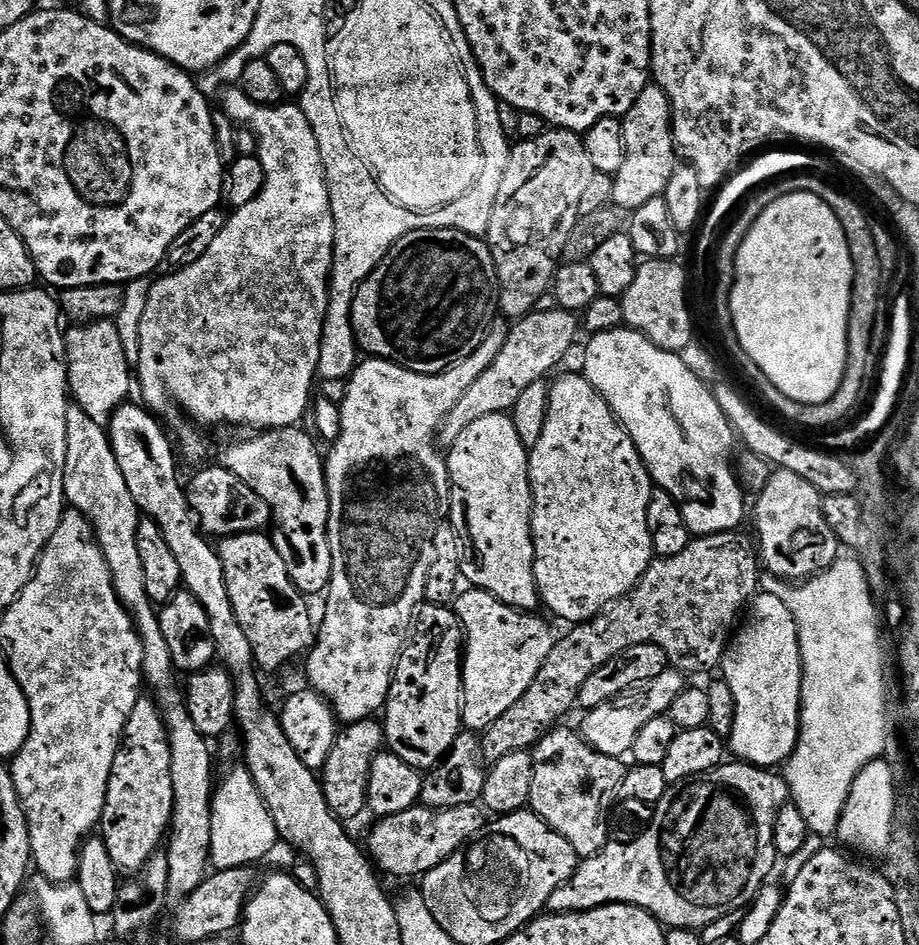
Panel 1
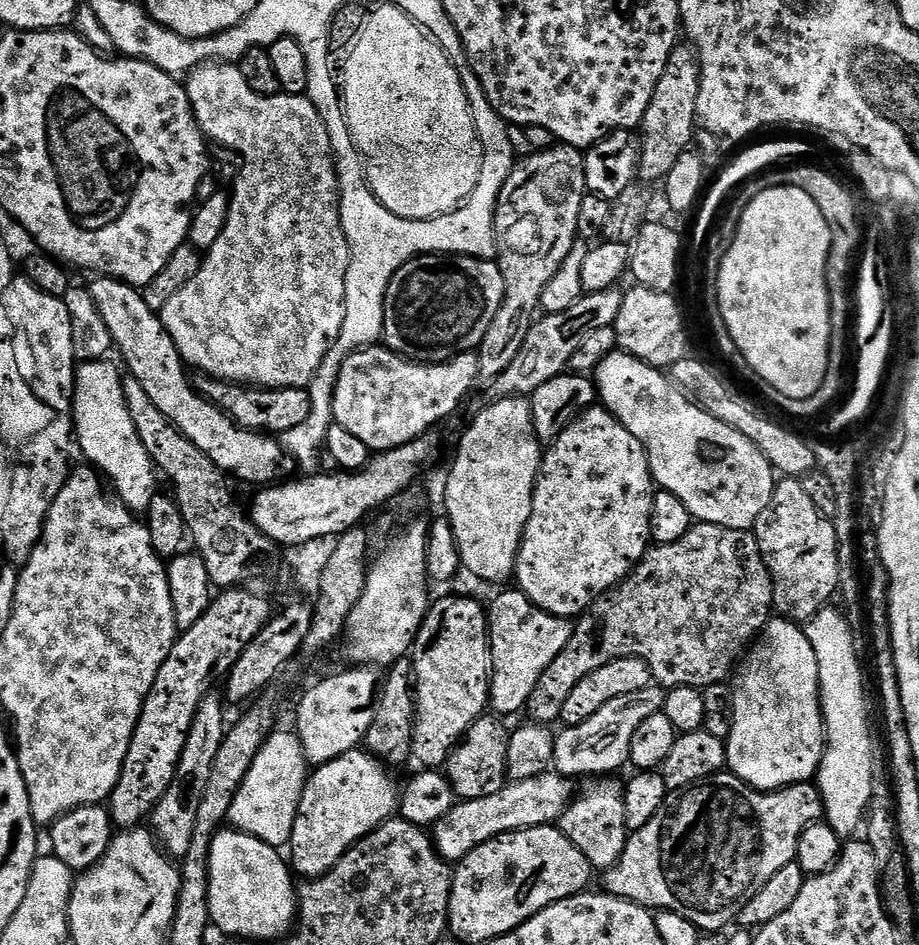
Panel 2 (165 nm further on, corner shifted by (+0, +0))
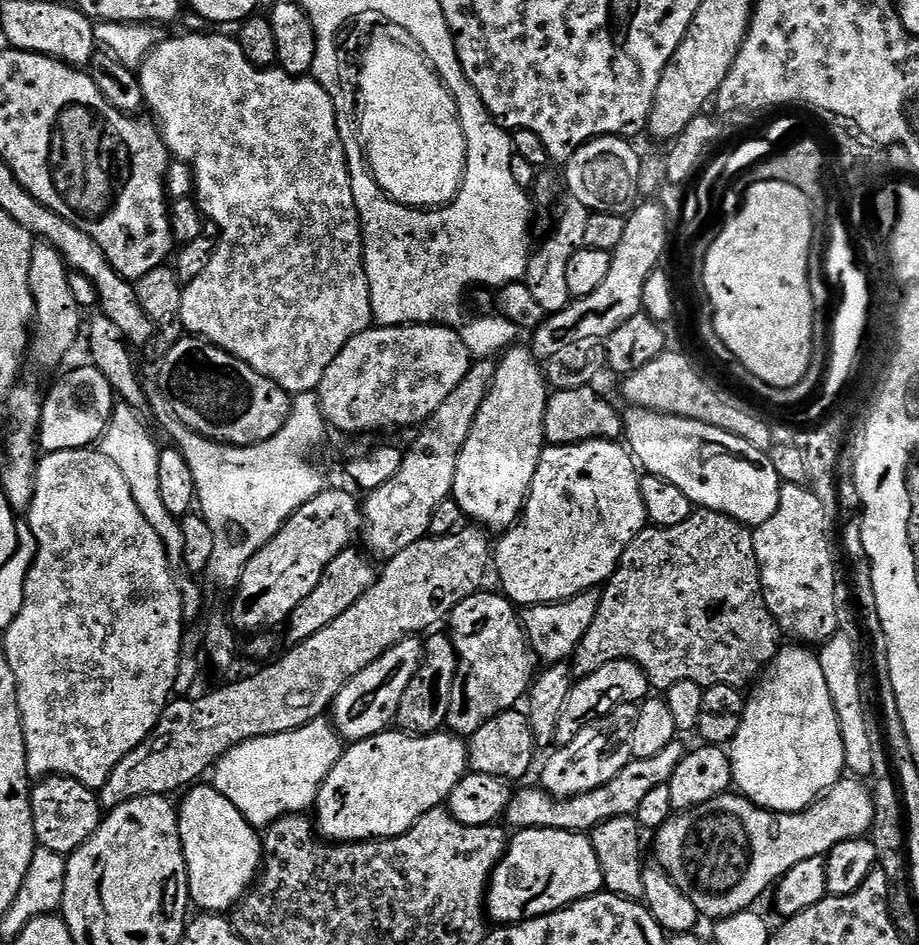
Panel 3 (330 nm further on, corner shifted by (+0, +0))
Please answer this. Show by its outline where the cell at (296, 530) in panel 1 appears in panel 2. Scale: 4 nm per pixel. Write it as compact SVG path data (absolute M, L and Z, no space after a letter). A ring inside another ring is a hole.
M100 276L93 280L96 281L90 284L90 291L109 327L113 345L118 350L120 347L128 363L127 371L138 378L138 382L142 382L142 390L150 394L150 402L154 402L154 406L166 414L169 422L187 440L194 442L194 446L198 446L198 450L202 450L202 454L206 454L206 458L210 458L210 462L214 462L214 466L221 468L224 473L257 484L275 481L280 463L286 460L281 441L263 432L239 428L220 408L210 404L208 399L196 391L190 376L188 380L184 373L186 365L180 358L176 343L164 329L159 315L145 302L139 287L114 280L110 276Z

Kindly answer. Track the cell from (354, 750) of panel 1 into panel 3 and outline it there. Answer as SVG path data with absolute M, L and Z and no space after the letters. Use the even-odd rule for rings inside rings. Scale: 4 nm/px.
M431 633L424 642L424 655L418 670L412 675L410 684L402 694L395 723L401 731L415 735L428 735L439 731L446 723L449 712L449 698L456 680L456 648L447 634Z

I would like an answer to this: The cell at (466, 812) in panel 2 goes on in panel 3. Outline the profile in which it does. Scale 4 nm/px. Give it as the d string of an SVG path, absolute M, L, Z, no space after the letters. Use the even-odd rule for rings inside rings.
M680 742L666 746L654 758L631 760L617 776L610 778L602 786L577 796L557 798L544 791L543 787L524 788L513 791L512 800L508 804L506 820L513 824L513 829L521 828L561 828L567 832L591 833L602 822L619 816L630 816L636 813L642 798L656 786L667 784L672 779L678 762L682 762L686 748Z

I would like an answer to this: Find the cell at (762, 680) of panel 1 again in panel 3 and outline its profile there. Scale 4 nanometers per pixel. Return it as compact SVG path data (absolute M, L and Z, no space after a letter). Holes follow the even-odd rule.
M785 643L760 673L752 690L747 693L738 734L730 745L735 787L759 808L770 812L800 812L828 792L846 772L842 730L830 698L830 686L826 686L826 674L822 674L819 655L803 643Z

